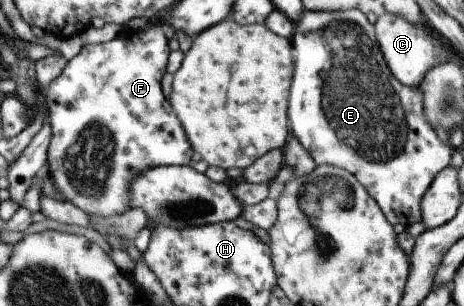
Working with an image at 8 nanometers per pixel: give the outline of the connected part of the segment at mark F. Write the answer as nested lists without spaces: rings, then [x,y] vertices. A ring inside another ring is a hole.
[[[154,22],[147,30],[134,30],[126,35],[119,35],[116,39],[108,43],[84,44],[82,51],[70,60],[66,69],[60,77],[56,77],[48,87],[39,86],[38,94],[43,98],[44,103],[50,107],[50,123],[52,123],[53,136],[49,147],[47,162],[50,163],[50,175],[56,183],[56,187],[60,189],[60,193],[73,203],[78,209],[86,211],[90,215],[100,215],[100,217],[114,217],[114,215],[122,215],[126,211],[130,211],[130,189],[132,189],[132,181],[154,167],[168,166],[185,166],[190,165],[192,157],[194,157],[194,148],[191,140],[188,139],[187,131],[184,129],[179,115],[174,111],[171,100],[166,99],[164,91],[162,91],[162,77],[166,73],[168,67],[168,55],[170,55],[170,45],[168,45],[168,37],[164,33],[160,22]]]

